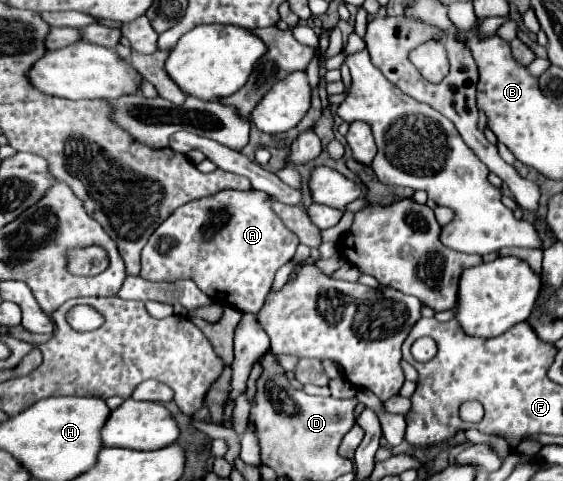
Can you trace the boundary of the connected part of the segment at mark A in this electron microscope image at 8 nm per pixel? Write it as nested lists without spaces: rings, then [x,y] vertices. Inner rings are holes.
[[[219,191],[219,193],[215,193],[215,195],[203,197],[203,199],[199,199],[199,201],[191,201],[191,203],[187,203],[187,205],[175,209],[175,211],[169,215],[169,219],[165,219],[165,221],[155,229],[155,233],[149,237],[149,243],[143,247],[143,253],[141,253],[141,277],[147,279],[147,281],[193,279],[193,281],[197,283],[197,287],[199,287],[207,297],[215,299],[215,303],[219,303],[219,305],[229,303],[231,307],[235,307],[235,309],[239,309],[239,311],[243,311],[243,313],[259,313],[259,309],[261,309],[263,303],[265,303],[265,297],[267,297],[269,291],[271,291],[271,285],[273,285],[273,279],[275,279],[277,269],[279,269],[281,265],[285,265],[285,263],[293,257],[297,245],[299,245],[299,239],[297,239],[295,235],[291,235],[291,231],[287,231],[287,229],[283,227],[283,223],[279,221],[279,217],[271,211],[267,193],[261,193],[261,191],[239,191],[239,193],[237,193],[237,191]]]

